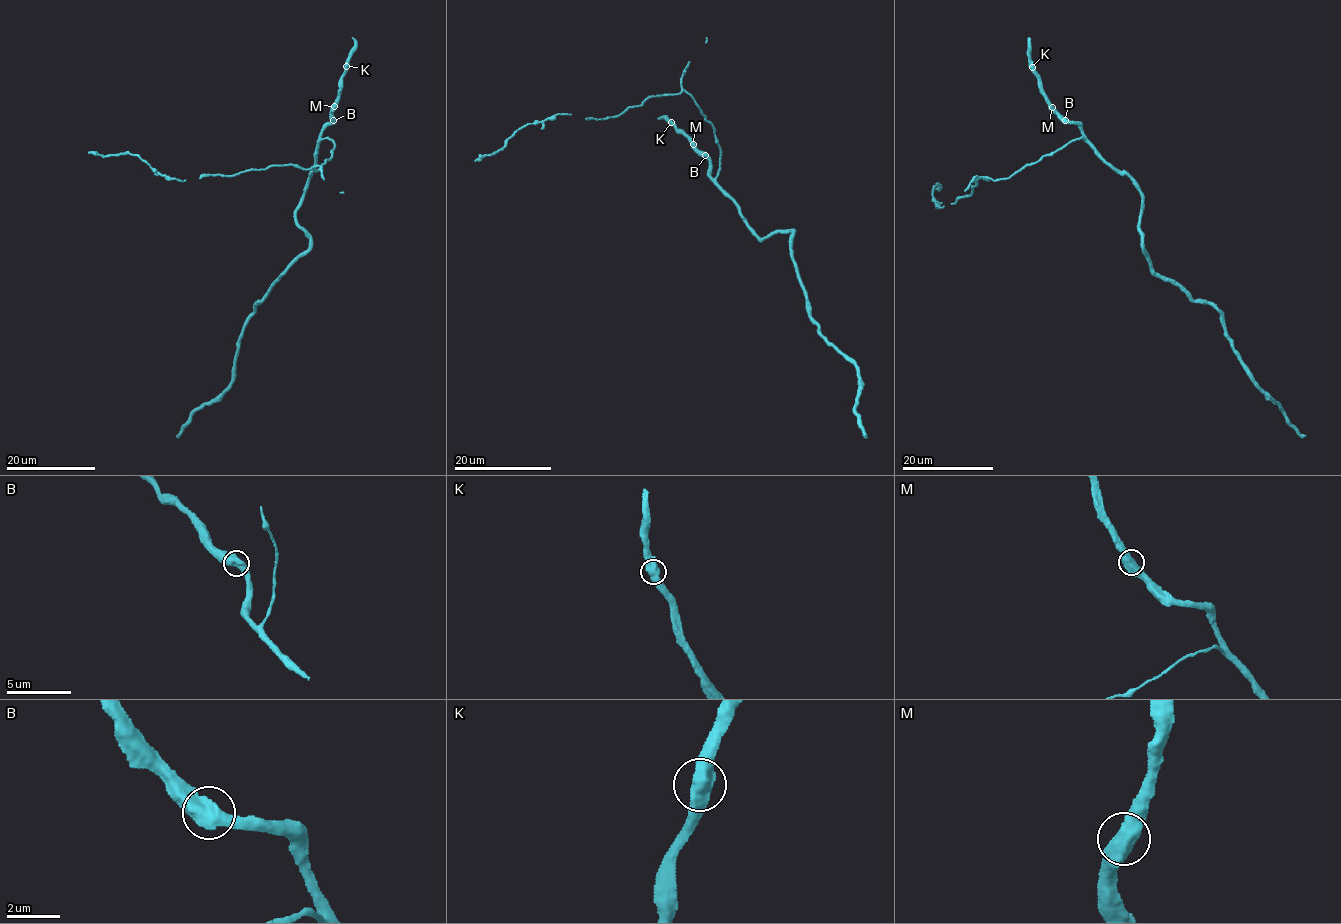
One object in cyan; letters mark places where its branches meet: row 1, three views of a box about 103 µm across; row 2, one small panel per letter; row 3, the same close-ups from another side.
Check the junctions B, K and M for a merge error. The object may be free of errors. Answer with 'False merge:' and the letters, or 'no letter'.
False merge: no letter

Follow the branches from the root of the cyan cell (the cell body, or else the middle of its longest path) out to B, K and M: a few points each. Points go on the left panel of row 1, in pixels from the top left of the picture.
B: (316, 161), (318, 141), (324, 128), (334, 123), (333, 120)
K: (316, 161), (322, 132), (334, 122), (332, 115), (346, 66)
M: (316, 161), (322, 132), (334, 122), (334, 106)

